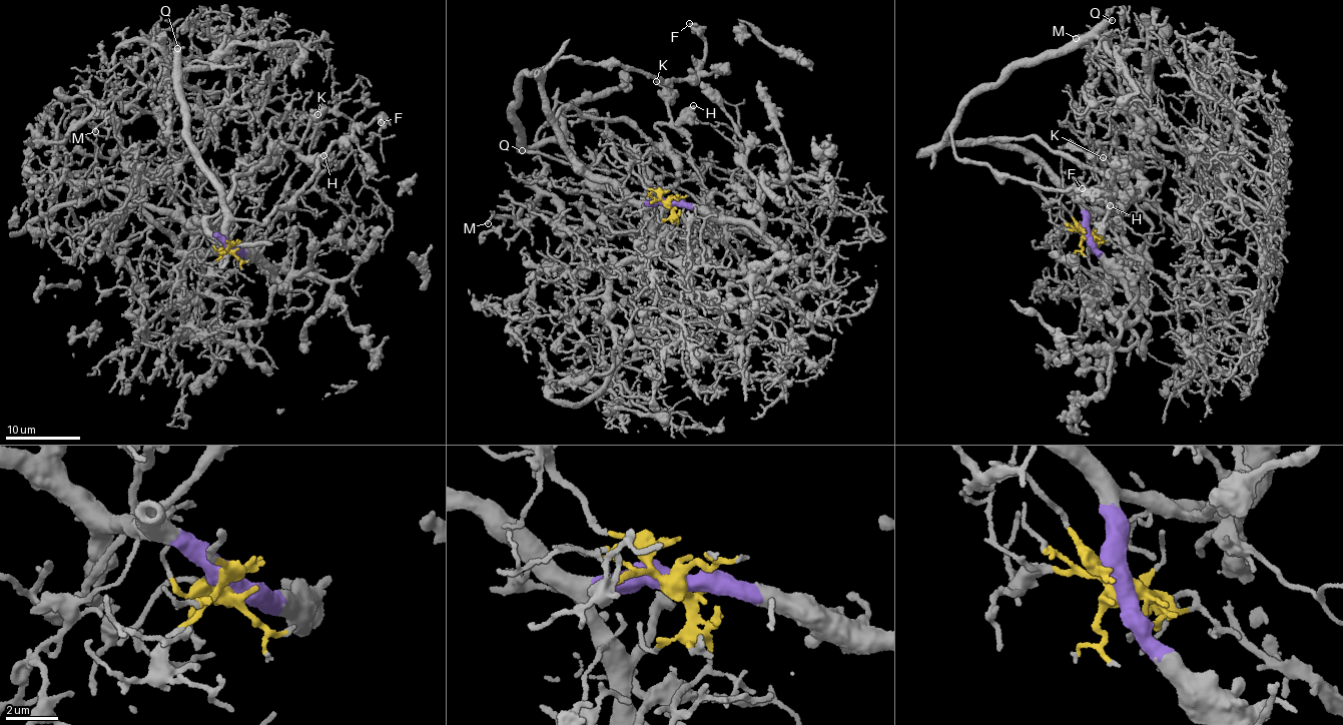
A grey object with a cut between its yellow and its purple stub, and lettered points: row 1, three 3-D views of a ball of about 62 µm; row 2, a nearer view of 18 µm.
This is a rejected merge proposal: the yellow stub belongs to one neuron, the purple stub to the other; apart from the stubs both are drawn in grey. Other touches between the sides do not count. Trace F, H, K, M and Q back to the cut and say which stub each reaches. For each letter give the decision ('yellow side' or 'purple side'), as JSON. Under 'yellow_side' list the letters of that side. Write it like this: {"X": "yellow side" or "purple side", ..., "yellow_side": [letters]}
{"F": "purple side", "H": "purple side", "K": "purple side", "M": "yellow side", "Q": "purple side", "yellow_side": ["M"]}

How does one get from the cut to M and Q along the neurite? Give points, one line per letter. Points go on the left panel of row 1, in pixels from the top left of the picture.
M: (228, 248), (198, 261), (190, 243), (203, 211), (155, 179), (205, 147), (229, 61), (150, 66), (95, 132)
Q: (228, 248), (194, 219), (216, 238), (223, 234), (224, 210), (217, 186), (185, 138), (175, 95), (177, 48)

